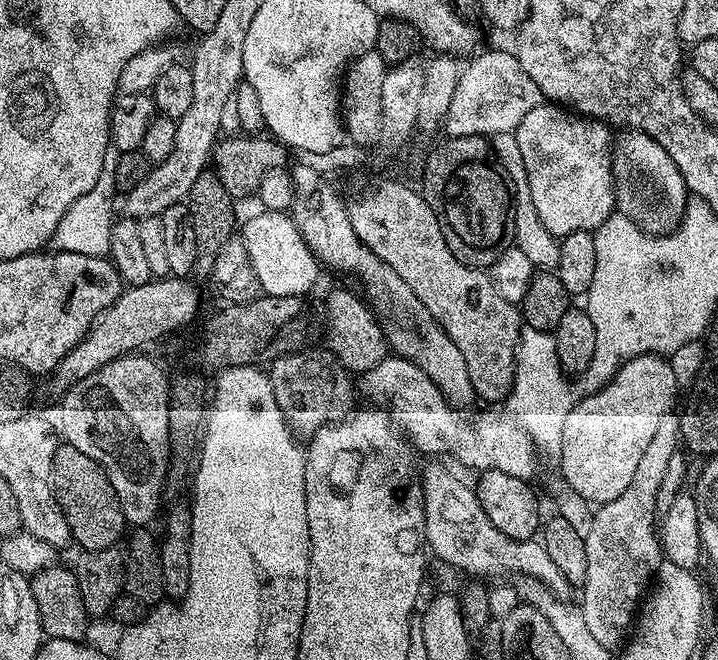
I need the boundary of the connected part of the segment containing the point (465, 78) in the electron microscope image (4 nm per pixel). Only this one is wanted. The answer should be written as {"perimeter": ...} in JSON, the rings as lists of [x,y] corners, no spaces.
{"perimeter":[[[511,51],[484,52],[481,56],[475,56],[471,57],[473,60],[468,65],[463,65],[454,98],[442,121],[445,133],[448,136],[479,136],[482,132],[480,120],[484,123],[485,133],[515,133],[520,117],[530,114],[530,110],[542,103],[534,78],[522,70],[520,60]]]}

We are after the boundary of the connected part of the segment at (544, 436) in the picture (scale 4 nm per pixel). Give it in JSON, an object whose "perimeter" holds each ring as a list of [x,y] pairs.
{"perimeter":[[[525,327],[516,350],[516,373],[512,377],[512,390],[506,397],[511,419],[522,430],[526,430],[528,437],[536,444],[537,453],[552,462],[560,459],[560,427],[566,422],[566,414],[570,414],[578,399],[578,393],[564,381],[565,373],[558,370],[555,354],[556,345],[551,335]]]}

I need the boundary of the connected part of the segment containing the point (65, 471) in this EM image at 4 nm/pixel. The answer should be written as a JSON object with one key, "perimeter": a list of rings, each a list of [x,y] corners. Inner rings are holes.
{"perimeter":[[[61,443],[54,454],[52,483],[56,490],[56,502],[64,512],[73,541],[77,545],[80,543],[79,547],[83,551],[97,552],[117,547],[121,543],[126,532],[122,506],[101,464],[94,462],[94,458],[82,454],[82,450],[74,450],[74,446]]]}

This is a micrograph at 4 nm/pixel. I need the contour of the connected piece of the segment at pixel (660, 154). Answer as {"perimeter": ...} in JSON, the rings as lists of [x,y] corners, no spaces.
{"perimeter":[[[624,130],[612,148],[612,186],[616,189],[615,211],[622,213],[642,231],[654,236],[671,234],[680,227],[690,193],[678,166],[652,136],[639,130]]]}

